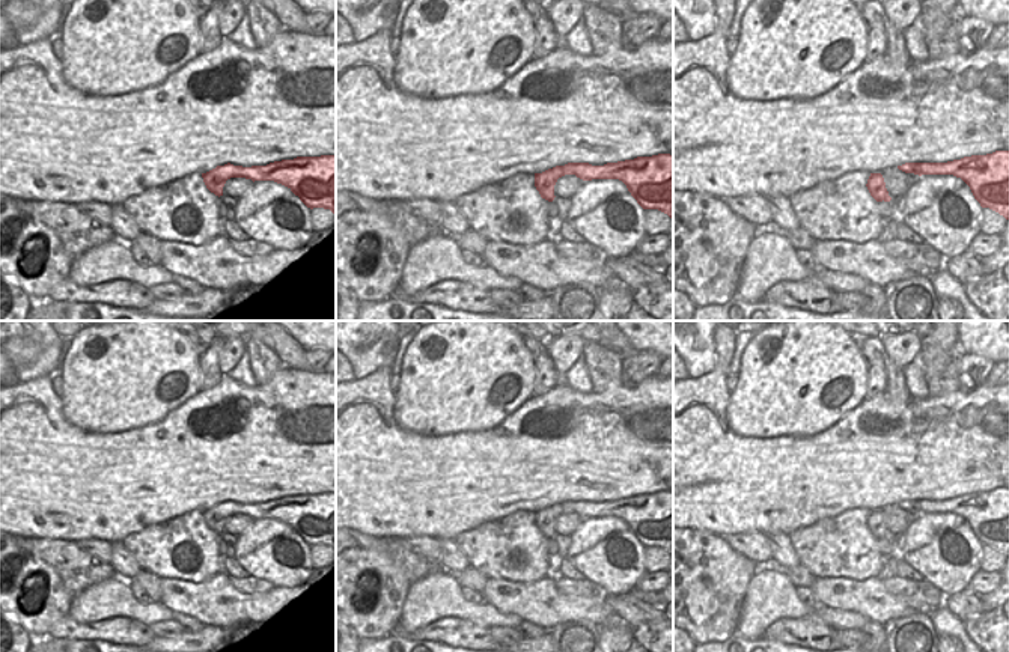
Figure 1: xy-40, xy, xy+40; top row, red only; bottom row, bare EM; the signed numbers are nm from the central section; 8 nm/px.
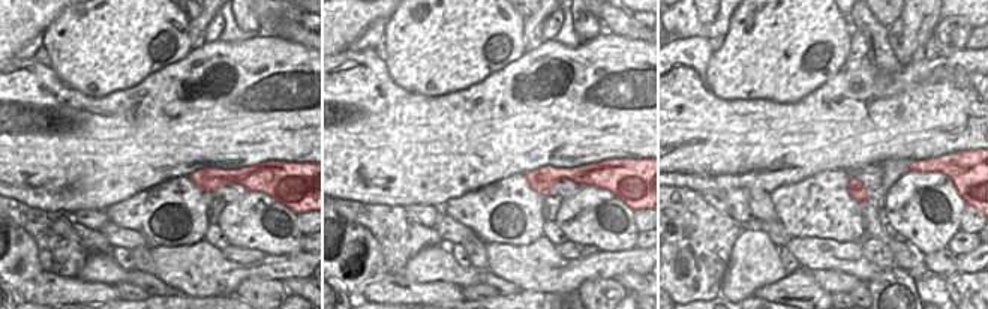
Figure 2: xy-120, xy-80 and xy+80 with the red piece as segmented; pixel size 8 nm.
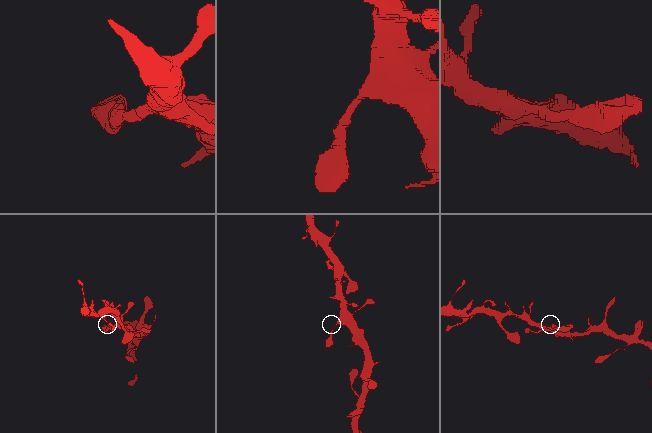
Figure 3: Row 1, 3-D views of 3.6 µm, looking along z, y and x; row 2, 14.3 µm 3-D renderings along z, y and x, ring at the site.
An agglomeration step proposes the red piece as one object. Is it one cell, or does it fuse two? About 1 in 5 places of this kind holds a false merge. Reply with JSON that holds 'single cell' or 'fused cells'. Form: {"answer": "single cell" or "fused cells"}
{"answer": "single cell"}

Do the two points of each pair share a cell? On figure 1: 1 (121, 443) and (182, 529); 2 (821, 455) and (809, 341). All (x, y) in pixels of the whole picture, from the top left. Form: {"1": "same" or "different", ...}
{"1": "different", "2": "different"}

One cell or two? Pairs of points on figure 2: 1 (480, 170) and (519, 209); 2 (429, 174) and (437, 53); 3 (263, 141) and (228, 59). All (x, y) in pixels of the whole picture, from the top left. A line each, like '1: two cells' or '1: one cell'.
1: two cells
2: two cells
3: one cell

